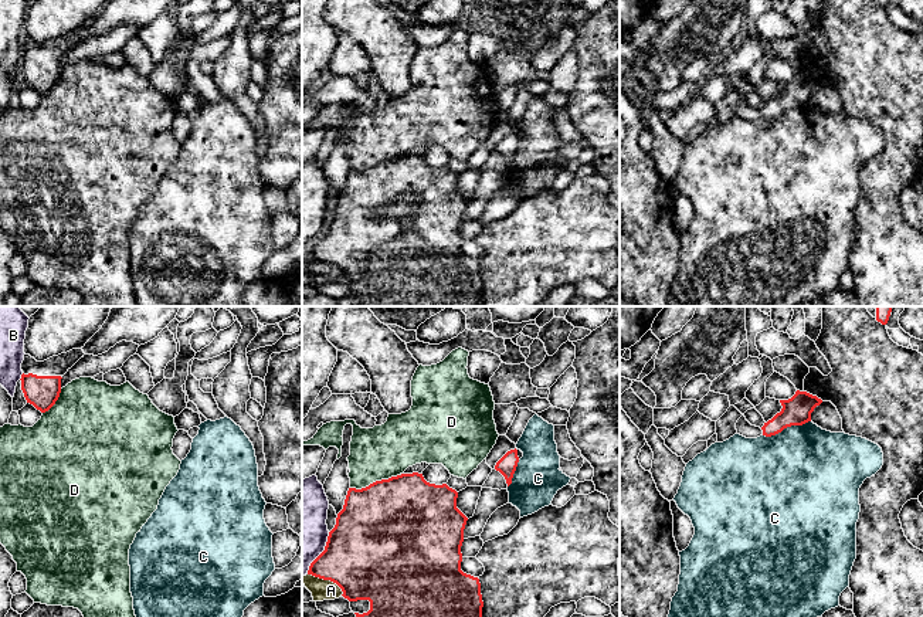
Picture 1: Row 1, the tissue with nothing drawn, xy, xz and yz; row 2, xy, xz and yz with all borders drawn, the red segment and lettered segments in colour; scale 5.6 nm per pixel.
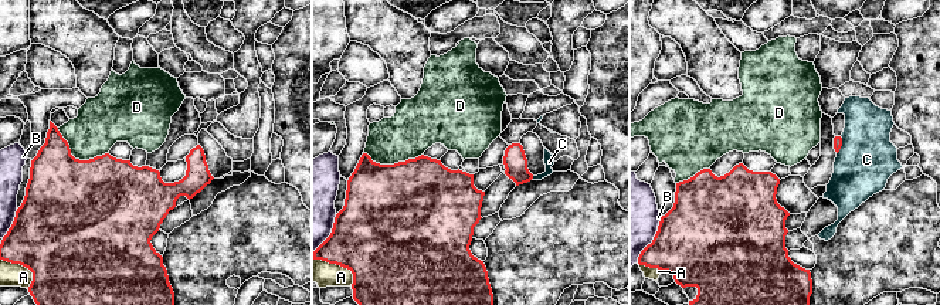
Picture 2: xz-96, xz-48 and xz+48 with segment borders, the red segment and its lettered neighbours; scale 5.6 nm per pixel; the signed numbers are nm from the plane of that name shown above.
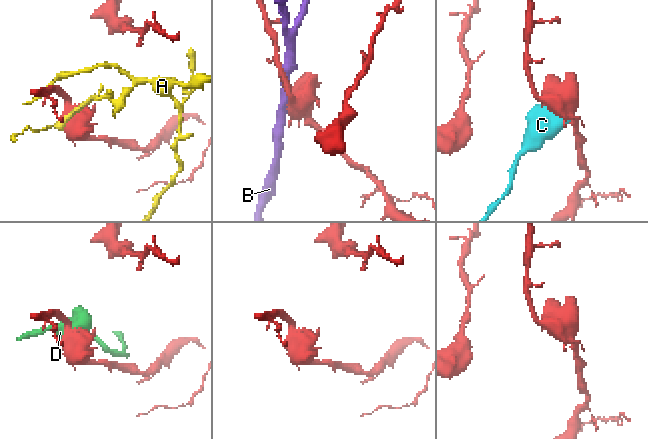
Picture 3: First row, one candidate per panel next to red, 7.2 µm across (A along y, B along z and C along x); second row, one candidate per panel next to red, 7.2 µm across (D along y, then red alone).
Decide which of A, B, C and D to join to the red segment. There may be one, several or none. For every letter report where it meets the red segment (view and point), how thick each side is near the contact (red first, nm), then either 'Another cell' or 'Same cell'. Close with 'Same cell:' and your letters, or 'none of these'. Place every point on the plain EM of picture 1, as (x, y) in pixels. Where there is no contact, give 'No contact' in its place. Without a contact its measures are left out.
A: Touches red at xz (326, 261). Thickness 440 nm (red) against 120 nm. Another cell
B: Touches red at xz (321, 236). Thickness 460 nm (red) against 280 nm. Another cell
C: Touches red at yz (786, 109). Thickness 160 nm (red) against 480 nm. Another cell
D: Touches red at xz (376, 163). Thickness 500 nm (red) against 300 nm. Another cell
Same cell: none of these

